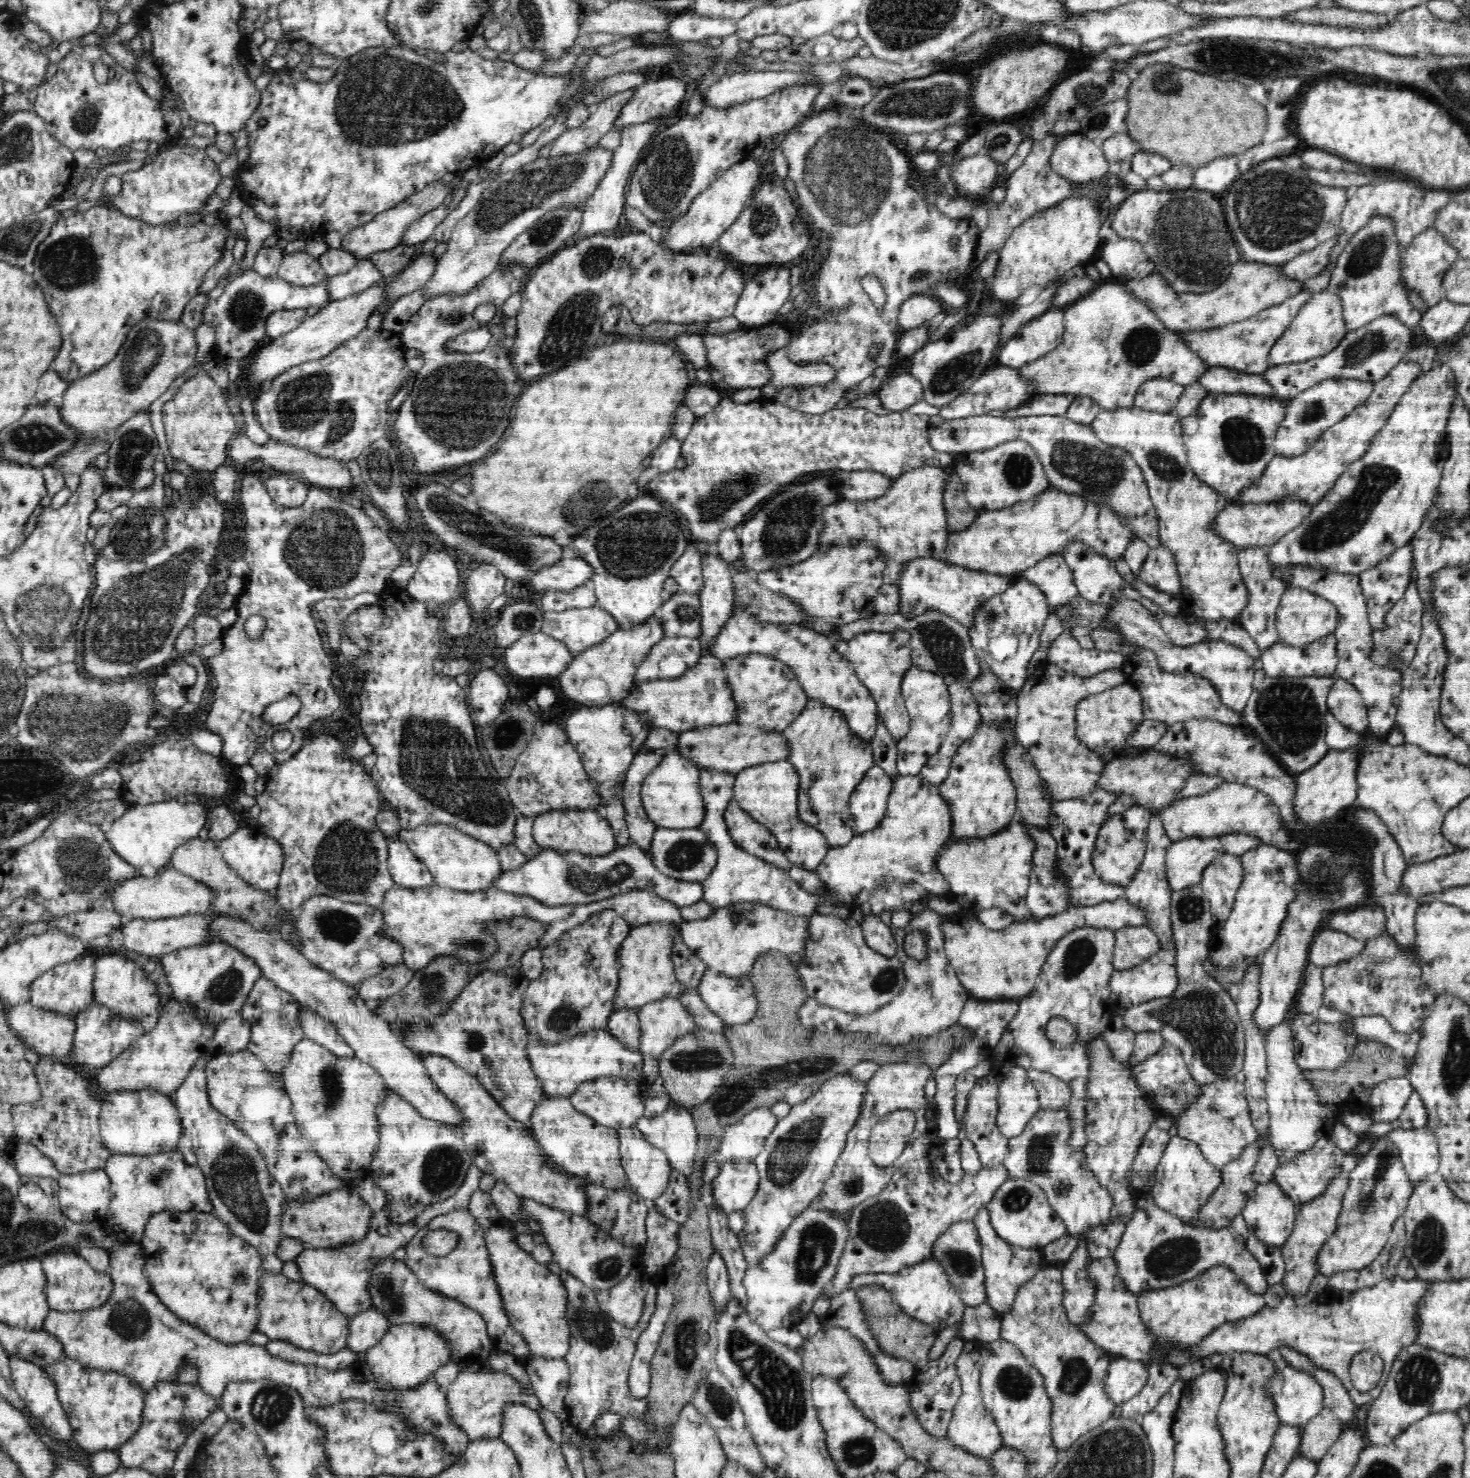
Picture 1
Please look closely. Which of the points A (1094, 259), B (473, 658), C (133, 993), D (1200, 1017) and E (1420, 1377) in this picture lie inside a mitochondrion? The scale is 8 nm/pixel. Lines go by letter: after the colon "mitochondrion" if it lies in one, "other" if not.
A: other
B: other
C: other
D: mitochondrion
E: mitochondrion

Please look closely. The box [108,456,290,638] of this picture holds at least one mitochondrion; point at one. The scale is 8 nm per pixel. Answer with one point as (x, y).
(137, 538)

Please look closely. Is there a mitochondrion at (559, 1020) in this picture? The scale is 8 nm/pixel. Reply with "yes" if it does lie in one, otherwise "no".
yes

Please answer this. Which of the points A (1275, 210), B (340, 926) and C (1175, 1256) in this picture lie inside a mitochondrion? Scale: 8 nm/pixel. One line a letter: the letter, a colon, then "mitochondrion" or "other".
A: mitochondrion
B: mitochondrion
C: mitochondrion

